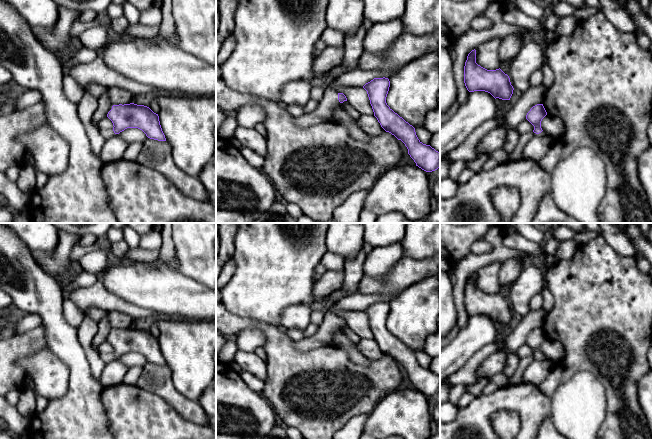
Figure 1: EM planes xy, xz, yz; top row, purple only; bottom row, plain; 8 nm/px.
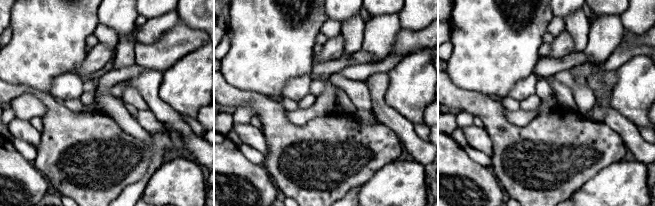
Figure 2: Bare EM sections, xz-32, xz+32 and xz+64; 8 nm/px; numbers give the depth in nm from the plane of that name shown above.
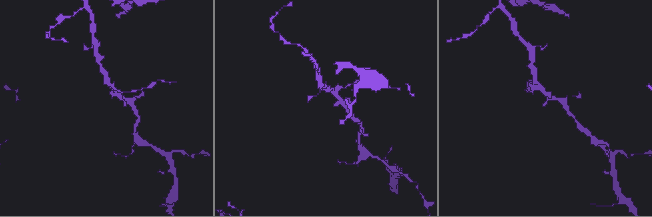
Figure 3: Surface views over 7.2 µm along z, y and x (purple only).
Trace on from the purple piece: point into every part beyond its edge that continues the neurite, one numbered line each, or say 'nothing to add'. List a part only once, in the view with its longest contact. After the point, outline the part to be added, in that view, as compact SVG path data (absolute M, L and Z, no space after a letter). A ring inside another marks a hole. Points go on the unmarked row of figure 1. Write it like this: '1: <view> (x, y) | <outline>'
1: xz (324, 336) | M326 312L323 322L319 325L317 332L311 337L295 342L299 351L307 351L316 347L330 345L333 342L334 332L339 329L338 316Z

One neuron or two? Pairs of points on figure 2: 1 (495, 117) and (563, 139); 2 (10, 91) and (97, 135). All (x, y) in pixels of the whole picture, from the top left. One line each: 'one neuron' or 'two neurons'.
1: one neuron
2: one neuron

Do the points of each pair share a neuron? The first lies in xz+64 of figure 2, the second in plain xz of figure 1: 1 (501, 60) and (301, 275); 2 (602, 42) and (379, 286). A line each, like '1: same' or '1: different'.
1: same
2: different

